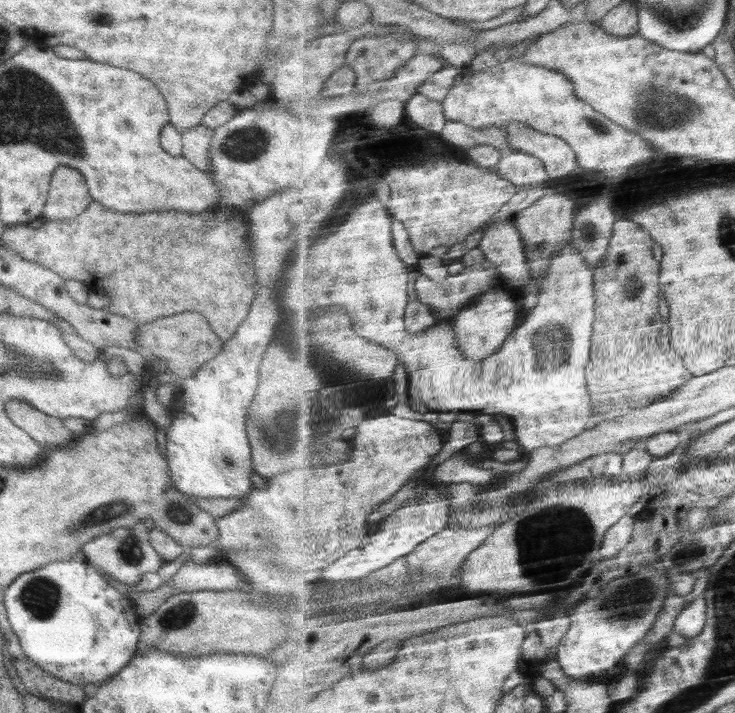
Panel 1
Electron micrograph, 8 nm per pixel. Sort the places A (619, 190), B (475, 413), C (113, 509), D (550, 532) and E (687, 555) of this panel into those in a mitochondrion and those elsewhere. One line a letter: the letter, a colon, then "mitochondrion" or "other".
A: other
B: other
C: mitochondrion
D: mitochondrion
E: mitochondrion

